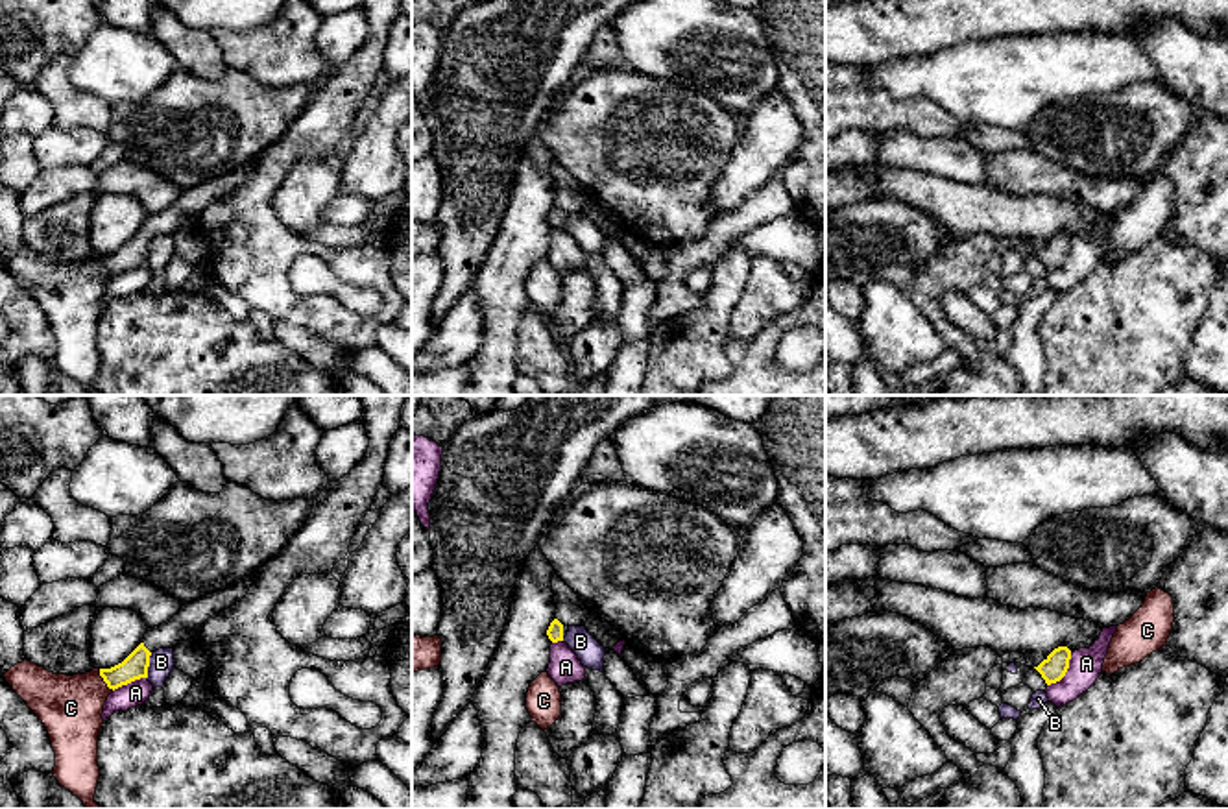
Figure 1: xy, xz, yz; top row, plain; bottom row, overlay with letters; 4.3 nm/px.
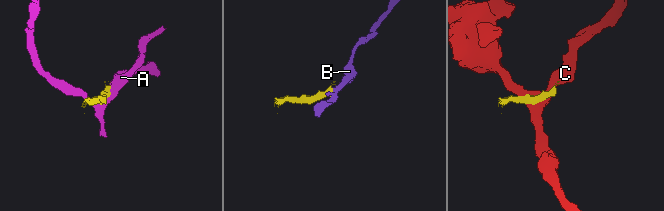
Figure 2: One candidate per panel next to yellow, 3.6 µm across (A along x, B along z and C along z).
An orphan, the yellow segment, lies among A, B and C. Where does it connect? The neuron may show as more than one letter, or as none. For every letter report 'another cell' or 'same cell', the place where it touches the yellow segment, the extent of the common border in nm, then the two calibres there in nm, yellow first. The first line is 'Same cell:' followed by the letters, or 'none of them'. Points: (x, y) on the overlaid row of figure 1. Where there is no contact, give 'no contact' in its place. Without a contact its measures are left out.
Same cell: none of them
A: another cell | yz (1066, 671) | 190 nm | 110/140 nm
B: another cell | xy (148, 665) | 110 nm | 110/110 nm
C: another cell | xy (104, 680) | 120 nm | 110/280 nm

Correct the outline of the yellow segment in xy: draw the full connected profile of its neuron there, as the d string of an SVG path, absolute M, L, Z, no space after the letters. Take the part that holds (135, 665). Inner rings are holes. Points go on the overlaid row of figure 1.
M255 574L247 576L240 584L201 597L192 602L183 602L181 610L166 622L148 628L142 643L118 665L111 669L100 669L100 676L109 689L118 689L135 680L148 678L150 656L159 648L172 648L181 641L192 639L194 632L214 613L223 611L242 600Z

